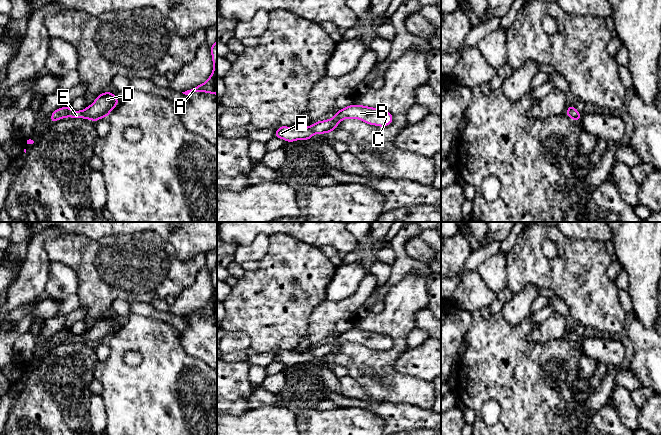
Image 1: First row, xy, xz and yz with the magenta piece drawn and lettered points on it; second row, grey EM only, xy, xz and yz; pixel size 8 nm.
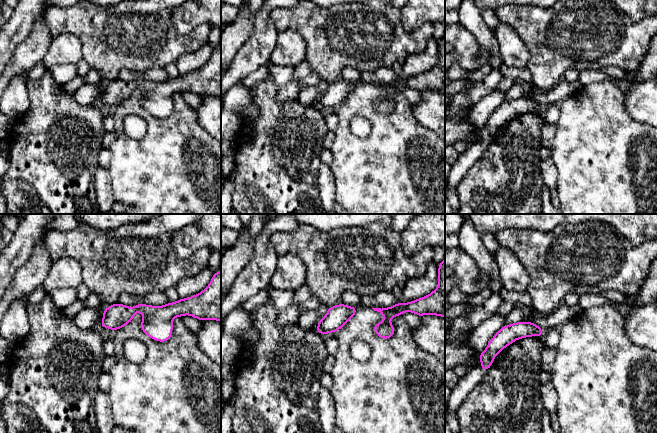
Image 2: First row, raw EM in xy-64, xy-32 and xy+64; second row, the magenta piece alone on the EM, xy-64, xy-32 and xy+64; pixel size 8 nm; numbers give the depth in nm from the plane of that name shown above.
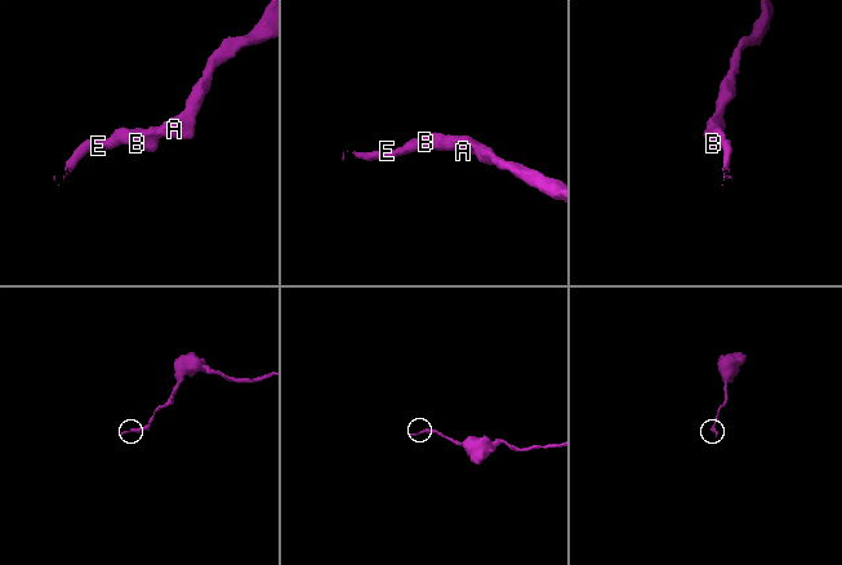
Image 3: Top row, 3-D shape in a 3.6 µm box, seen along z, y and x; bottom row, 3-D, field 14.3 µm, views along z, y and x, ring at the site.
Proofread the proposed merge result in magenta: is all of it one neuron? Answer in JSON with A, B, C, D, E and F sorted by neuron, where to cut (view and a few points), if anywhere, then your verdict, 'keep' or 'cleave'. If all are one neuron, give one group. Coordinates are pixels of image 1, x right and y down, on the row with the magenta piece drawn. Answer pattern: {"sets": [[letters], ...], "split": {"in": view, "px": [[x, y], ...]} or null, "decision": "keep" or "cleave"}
{"sets": [["A", "B", "C", "D", "E", "F"]], "split": null, "decision": "keep"}

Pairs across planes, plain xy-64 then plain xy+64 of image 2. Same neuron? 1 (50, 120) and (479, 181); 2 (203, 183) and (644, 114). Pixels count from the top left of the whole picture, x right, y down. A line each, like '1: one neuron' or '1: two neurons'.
1: one neuron
2: two neurons

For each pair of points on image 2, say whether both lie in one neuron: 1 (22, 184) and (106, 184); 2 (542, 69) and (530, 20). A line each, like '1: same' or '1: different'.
1: different
2: same

